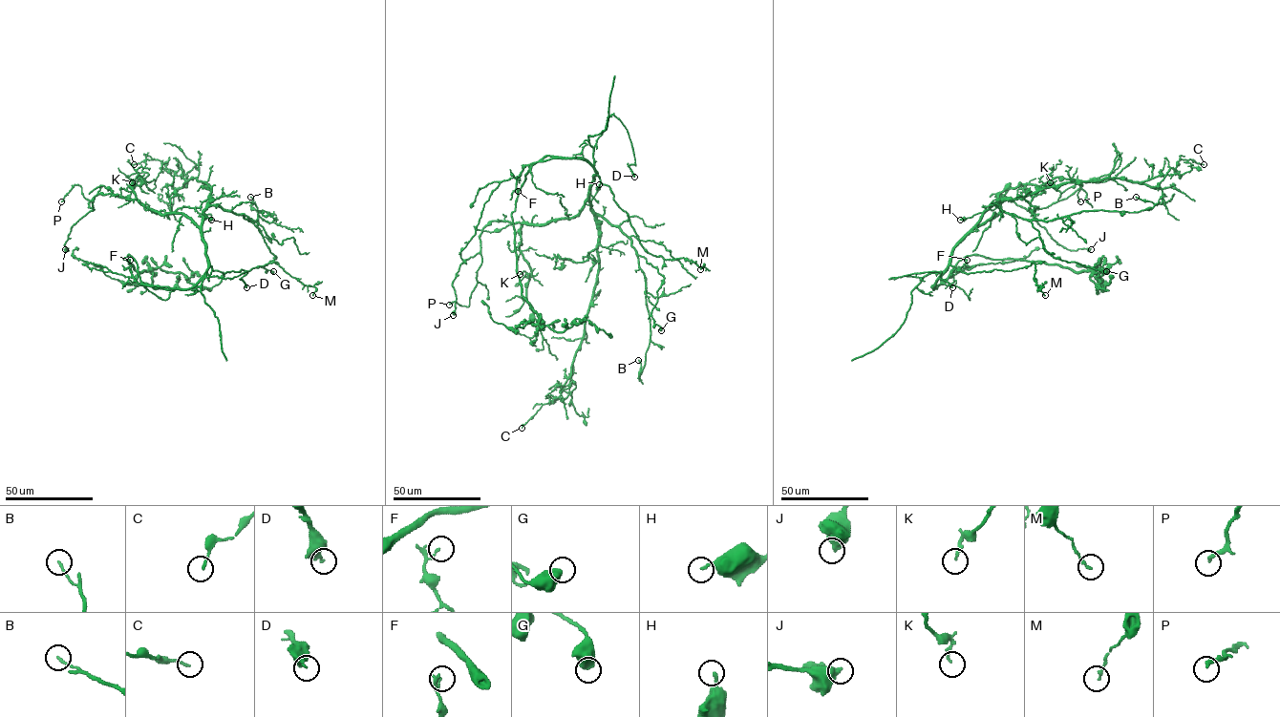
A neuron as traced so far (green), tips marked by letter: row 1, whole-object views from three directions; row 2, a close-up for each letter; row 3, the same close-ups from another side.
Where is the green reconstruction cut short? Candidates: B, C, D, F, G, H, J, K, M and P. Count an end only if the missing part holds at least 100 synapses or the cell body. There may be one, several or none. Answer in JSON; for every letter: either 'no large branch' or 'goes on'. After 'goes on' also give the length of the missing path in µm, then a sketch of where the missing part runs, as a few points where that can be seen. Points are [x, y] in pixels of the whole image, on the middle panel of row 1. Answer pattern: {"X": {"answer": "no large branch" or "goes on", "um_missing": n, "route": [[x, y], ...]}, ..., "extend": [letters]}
{"B": {"answer": "no large branch"}, "C": {"answer": "no large branch"}, "D": {"answer": "no large branch"}, "F": {"answer": "no large branch"}, "G": {"answer": "no large branch"}, "H": {"answer": "no large branch"}, "J": {"answer": "no large branch"}, "K": {"answer": "no large branch"}, "M": {"answer": "no large branch"}, "P": {"answer": "no large branch"}, "extend": []}

